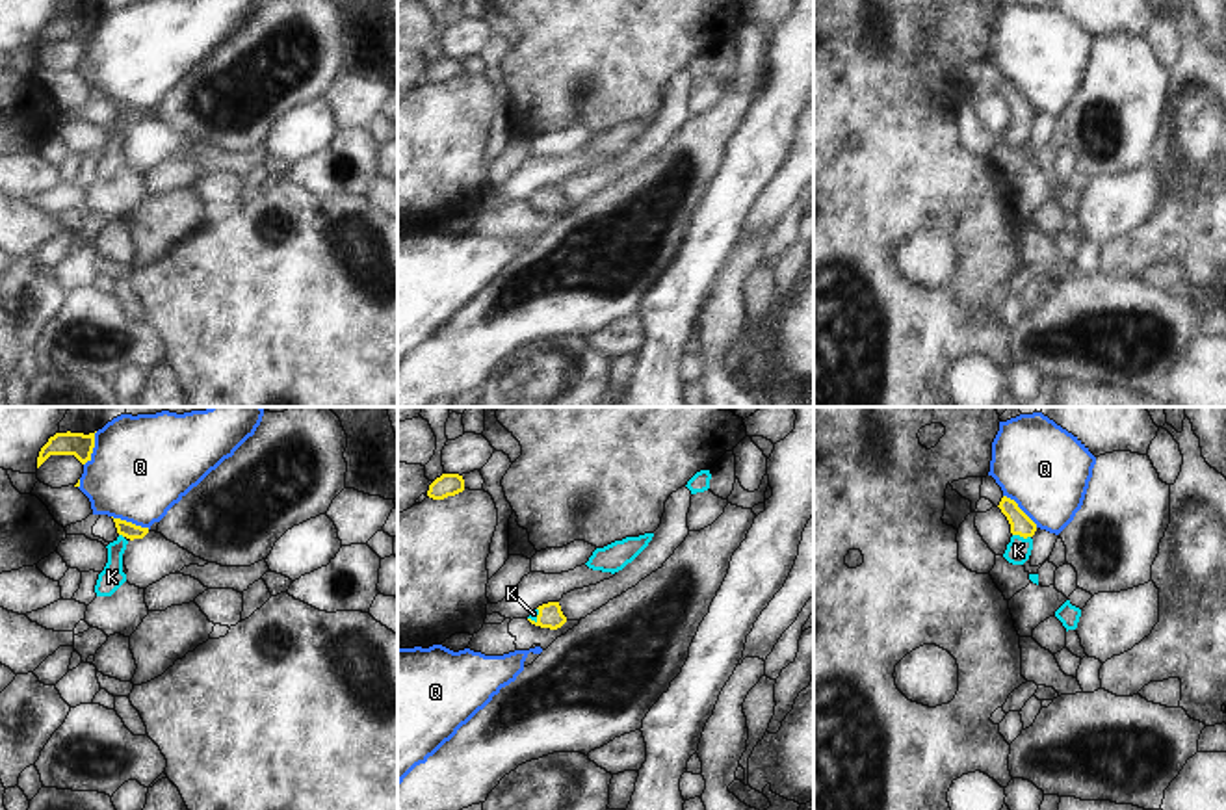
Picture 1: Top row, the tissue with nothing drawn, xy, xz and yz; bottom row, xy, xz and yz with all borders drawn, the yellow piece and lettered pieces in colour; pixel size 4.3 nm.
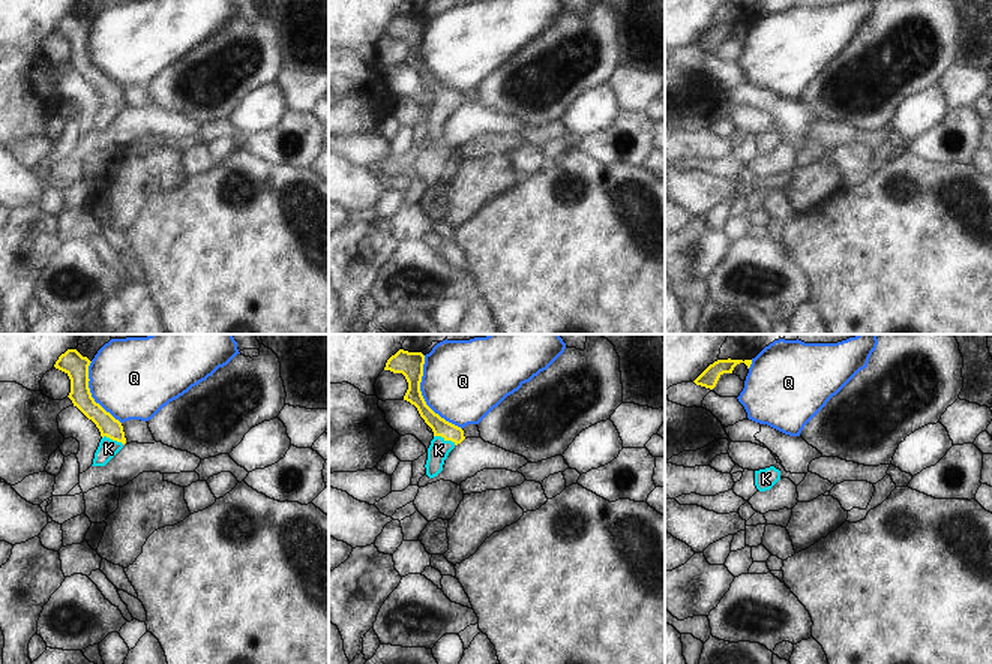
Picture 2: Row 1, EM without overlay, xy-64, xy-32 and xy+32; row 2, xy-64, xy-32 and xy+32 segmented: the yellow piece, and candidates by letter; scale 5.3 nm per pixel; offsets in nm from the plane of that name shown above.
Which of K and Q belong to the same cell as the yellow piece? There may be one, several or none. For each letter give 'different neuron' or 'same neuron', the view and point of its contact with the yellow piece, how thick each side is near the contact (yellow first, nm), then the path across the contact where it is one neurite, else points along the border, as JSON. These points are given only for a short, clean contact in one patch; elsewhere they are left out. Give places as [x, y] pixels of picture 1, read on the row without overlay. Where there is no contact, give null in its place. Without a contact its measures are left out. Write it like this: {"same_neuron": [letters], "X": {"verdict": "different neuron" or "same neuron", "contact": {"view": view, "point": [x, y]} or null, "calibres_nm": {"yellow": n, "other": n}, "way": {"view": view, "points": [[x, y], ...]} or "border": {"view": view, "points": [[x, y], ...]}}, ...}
{"same_neuron": ["K"], "K": {"verdict": "same neuron", "contact": {"view": "yz", "point": [1022, 119]}, "calibres_nm": {"yellow": 100, "other": 110}, "way": {"view": "yz", "points": [[1020, 108], [1022, 119], [1018, 134]]}}, "Q": {"verdict": "different neuron", "contact": {"view": "xy", "point": [130, 106]}, "calibres_nm": {"yellow": 70, "other": 440}}}

